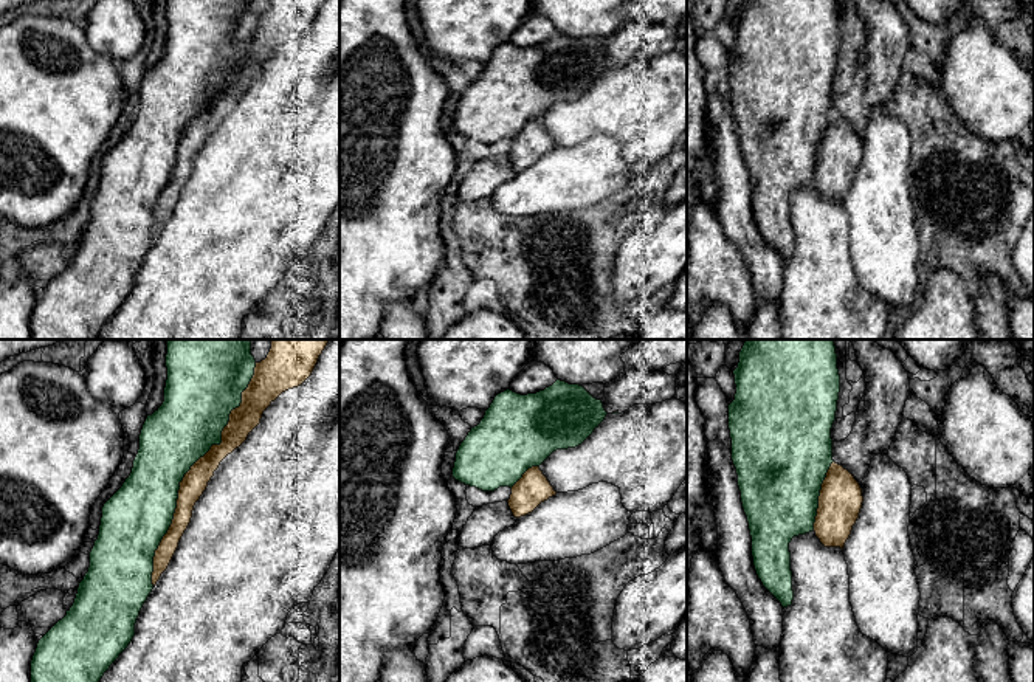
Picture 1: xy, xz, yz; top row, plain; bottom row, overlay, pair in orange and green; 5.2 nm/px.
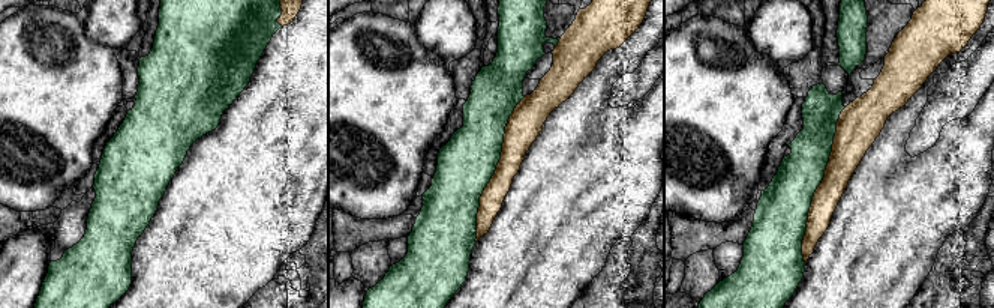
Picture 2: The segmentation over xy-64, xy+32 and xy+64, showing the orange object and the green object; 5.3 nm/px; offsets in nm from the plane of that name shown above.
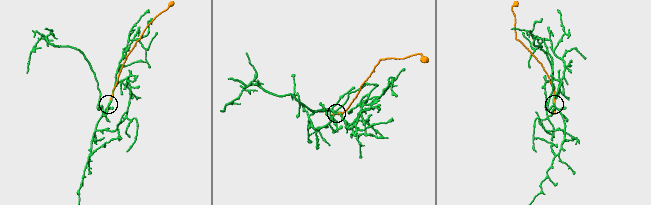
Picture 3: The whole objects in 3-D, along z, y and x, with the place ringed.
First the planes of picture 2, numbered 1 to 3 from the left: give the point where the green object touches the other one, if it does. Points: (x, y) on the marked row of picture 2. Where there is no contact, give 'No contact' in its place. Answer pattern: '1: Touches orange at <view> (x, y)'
1: Touches orange at xy-64 (282, 14)
2: Touches orange at xy+32 (495, 170)
3: Touches orange at xy+64 (817, 187)

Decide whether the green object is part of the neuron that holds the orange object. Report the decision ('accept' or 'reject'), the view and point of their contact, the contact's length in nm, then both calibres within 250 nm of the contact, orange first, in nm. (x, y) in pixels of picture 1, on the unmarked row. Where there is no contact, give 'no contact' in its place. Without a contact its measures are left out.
reject | xy (188, 124) | 1250 nm | 130/340 nm

